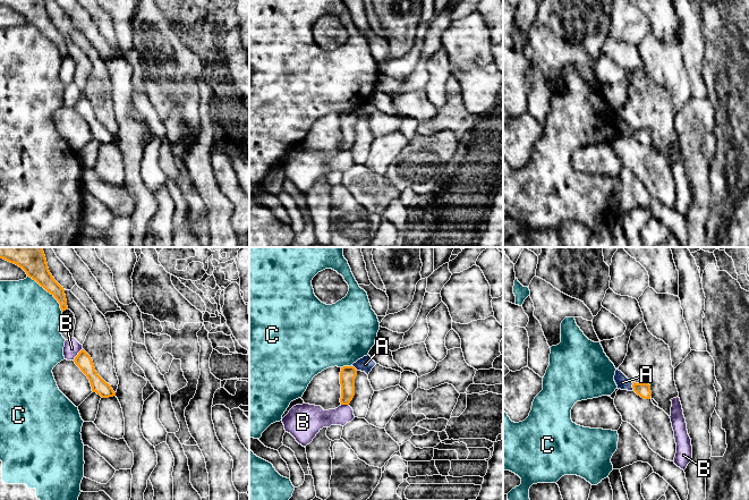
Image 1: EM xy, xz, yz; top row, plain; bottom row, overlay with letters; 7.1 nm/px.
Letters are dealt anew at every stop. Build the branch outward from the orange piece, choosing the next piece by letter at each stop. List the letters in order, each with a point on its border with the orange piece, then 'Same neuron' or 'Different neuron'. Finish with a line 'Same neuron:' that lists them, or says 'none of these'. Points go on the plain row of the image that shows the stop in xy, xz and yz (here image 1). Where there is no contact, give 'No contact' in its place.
A: Touches orange at yz (632, 133). Different neuron
B: Touches orange at xy (78, 100). Different neuron
C: Touches orange at xy (48, 37). Different neuron
Same neuron: none of these

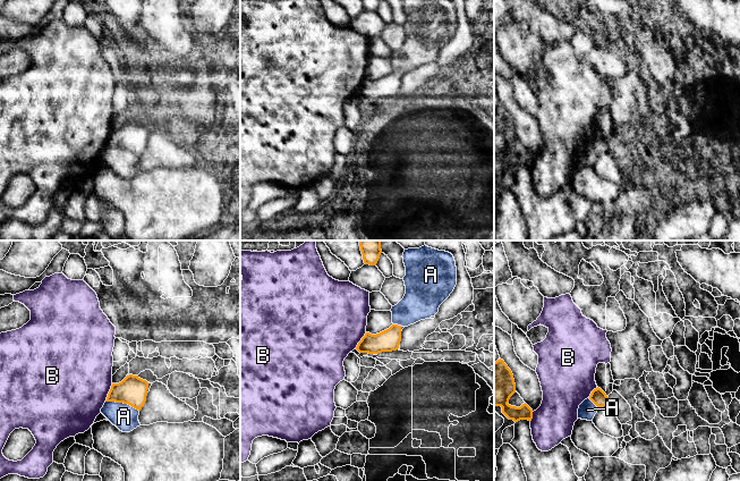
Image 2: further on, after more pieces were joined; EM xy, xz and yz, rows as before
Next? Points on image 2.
A: Touches orange at xy (122, 148). Different neuron
B: Touches orange at xy (109, 138). Different neuron
Same neuron: none of these

